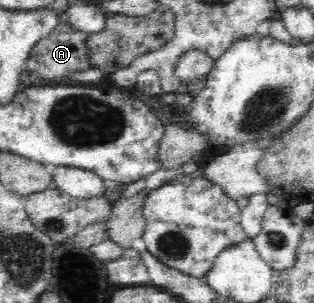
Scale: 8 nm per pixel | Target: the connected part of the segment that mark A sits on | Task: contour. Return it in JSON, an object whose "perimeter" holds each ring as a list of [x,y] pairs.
{"perimeter":[[[62,20],[50,35],[36,43],[25,61],[25,69],[38,80],[37,85],[52,87],[72,85],[72,81],[78,73],[85,73],[94,67],[92,56],[90,56],[90,47],[88,47],[88,37],[90,37],[89,33],[74,28],[74,24],[70,20]]]}

